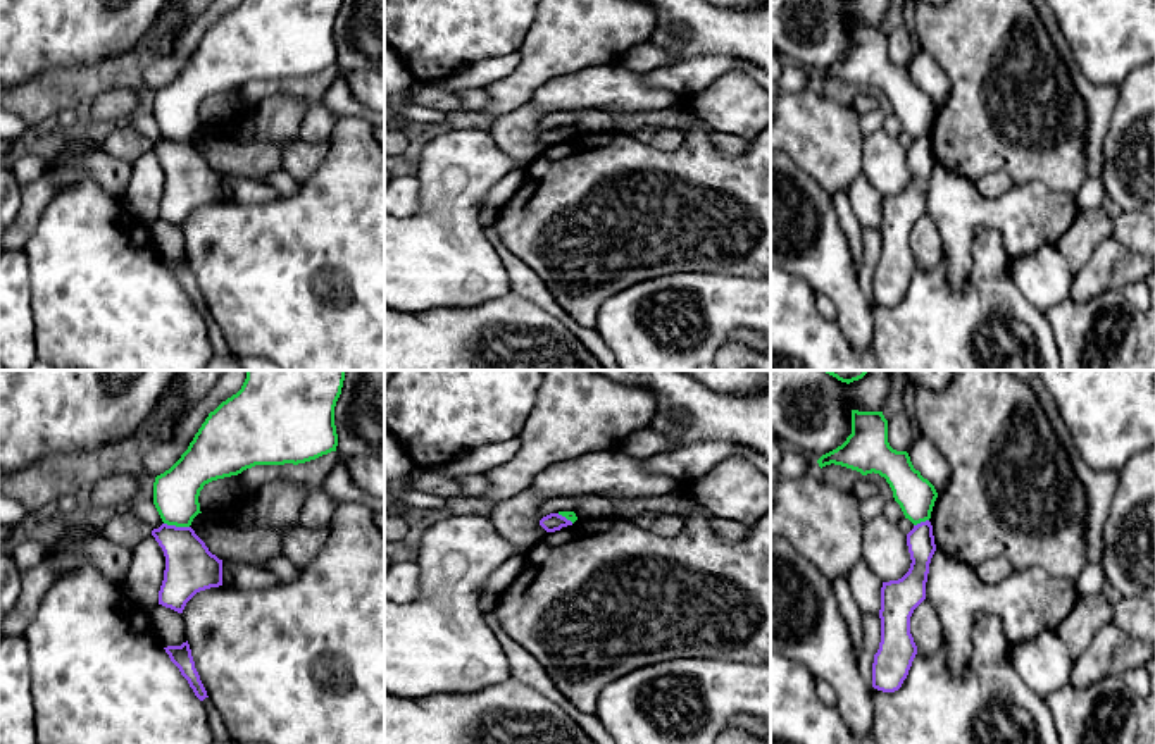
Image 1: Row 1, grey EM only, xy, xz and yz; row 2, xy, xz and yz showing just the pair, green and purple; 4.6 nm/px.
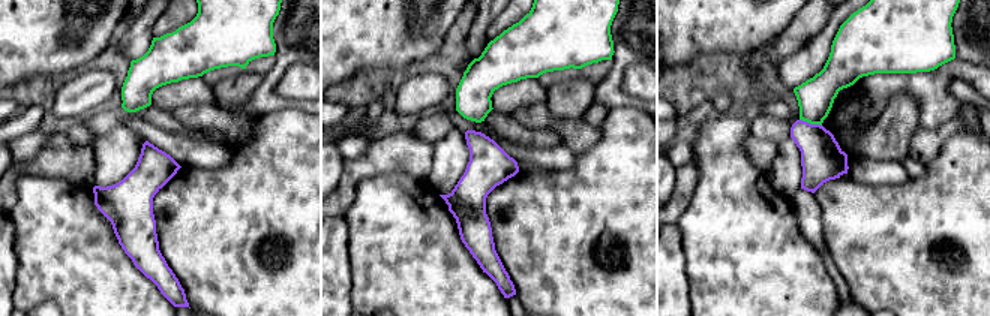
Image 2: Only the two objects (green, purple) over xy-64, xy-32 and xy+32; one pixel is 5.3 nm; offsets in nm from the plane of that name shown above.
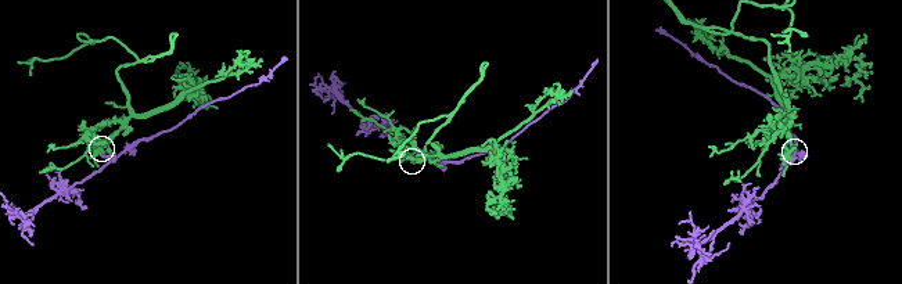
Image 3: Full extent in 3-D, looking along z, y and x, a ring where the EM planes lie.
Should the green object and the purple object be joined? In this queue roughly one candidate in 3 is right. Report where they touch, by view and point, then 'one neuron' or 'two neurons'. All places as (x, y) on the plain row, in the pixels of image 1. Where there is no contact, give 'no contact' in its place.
meets green in xy at (176, 140); two neurons

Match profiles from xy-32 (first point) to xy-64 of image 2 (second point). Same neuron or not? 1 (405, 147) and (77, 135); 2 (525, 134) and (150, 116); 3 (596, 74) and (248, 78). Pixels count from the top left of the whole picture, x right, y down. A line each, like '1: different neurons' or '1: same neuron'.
1: different neurons
2: same neuron
3: different neurons

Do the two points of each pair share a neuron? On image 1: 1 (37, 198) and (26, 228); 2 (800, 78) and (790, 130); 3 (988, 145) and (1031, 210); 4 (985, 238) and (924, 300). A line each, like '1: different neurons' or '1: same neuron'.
1: same neuron
2: different neurons
3: different neurons
4: same neuron

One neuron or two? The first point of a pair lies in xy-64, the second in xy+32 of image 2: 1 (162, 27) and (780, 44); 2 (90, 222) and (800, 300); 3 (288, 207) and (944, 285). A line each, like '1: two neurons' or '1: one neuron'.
1: two neurons
2: one neuron
3: one neuron

